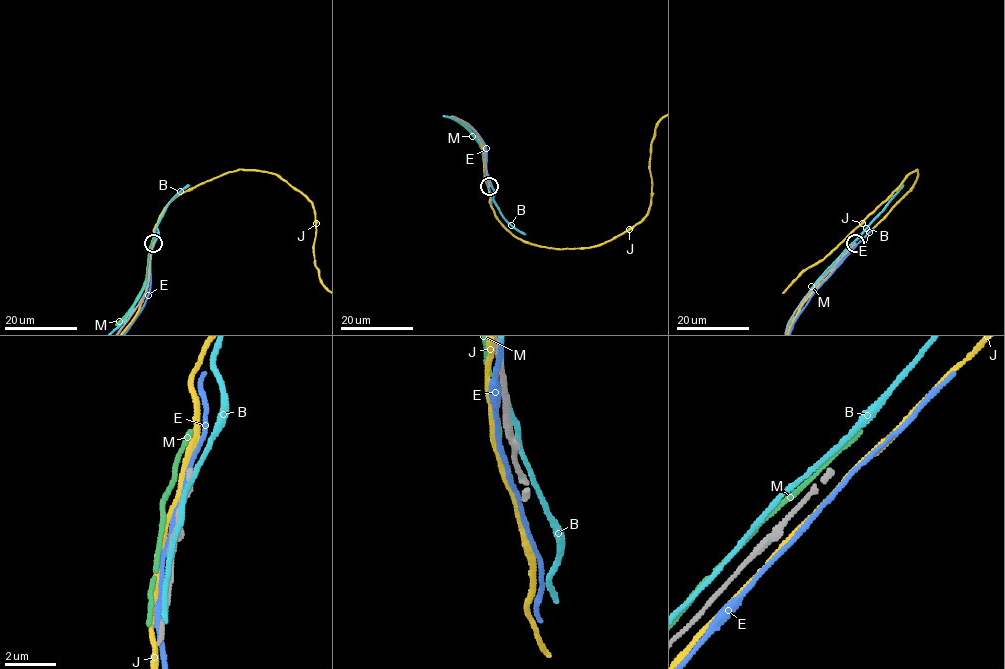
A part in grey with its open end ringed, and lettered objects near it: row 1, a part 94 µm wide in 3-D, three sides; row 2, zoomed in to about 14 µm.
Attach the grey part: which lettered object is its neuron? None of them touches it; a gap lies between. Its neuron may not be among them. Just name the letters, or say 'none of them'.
none of them

